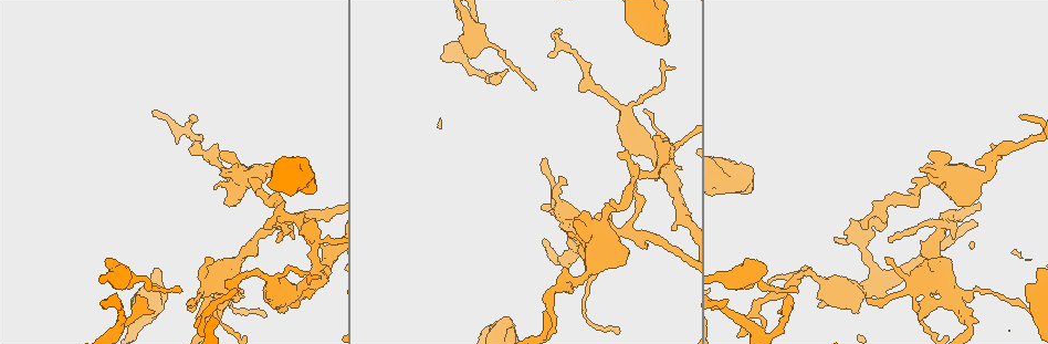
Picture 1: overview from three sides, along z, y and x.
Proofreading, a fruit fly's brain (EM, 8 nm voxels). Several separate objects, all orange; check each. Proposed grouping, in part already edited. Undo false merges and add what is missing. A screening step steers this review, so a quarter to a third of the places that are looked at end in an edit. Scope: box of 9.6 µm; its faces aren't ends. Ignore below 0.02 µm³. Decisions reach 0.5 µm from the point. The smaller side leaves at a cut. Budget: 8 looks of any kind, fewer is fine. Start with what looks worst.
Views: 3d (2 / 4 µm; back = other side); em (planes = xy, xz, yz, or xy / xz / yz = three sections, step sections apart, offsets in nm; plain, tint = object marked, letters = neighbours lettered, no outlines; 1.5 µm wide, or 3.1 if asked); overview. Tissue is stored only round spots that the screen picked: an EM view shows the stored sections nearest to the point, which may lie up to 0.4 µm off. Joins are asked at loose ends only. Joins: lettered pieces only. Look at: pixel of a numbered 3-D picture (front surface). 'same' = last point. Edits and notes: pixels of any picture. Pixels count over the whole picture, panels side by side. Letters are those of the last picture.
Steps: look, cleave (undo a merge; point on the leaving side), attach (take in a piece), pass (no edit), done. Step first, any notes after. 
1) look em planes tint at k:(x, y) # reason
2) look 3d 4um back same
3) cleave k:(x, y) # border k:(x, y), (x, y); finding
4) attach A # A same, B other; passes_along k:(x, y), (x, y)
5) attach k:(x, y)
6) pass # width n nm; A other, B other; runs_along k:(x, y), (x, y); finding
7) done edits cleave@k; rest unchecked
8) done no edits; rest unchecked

look 3d 4um at 1:(138, 295) # branch stops here

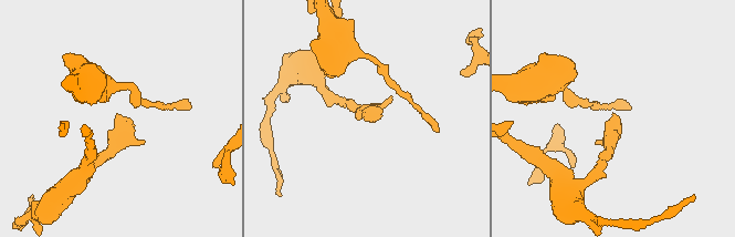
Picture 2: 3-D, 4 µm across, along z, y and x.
look em planes plain at 2:(368, 115)

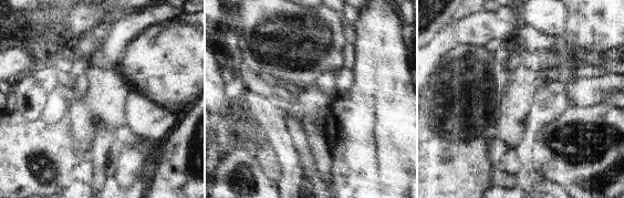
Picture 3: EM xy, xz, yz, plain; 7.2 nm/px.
look em planes letters same

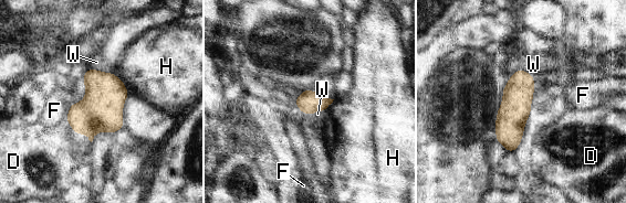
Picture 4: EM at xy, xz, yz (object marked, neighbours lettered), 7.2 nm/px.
pass # longest_contact H 180 nm; D other, F other, H other, W other; runs_along 4:(520, 72), (509, 148); no lettered piece goes on from it

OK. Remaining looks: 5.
look em planes letters at 1:(890, 242) # tapers out

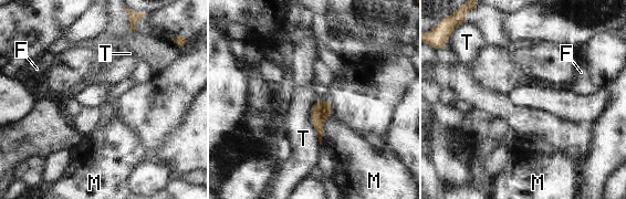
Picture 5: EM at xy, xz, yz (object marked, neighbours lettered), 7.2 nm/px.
pass # width 140 nm; F other, M other, T other; border 5:(331, 115), (323, 123), (320, 145); no lettered piece goes on from it

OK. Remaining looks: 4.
look em xz step 4 tint at 1:(550, 53)

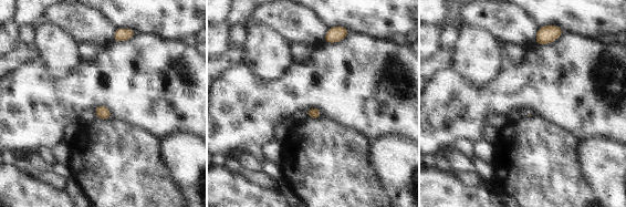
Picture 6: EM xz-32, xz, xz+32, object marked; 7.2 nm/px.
look em yz step 8 letters same # cut it another way

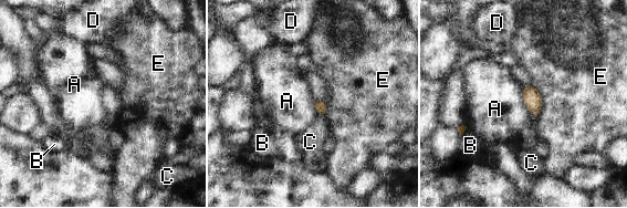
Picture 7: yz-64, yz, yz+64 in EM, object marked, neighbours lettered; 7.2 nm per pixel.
attach C # A other, B other, C same, D other, E other; passes_along 7:(321, 106), (322, 114), (310, 142); it goes on there

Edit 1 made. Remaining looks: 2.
done edits attach@7; rest unchecked

